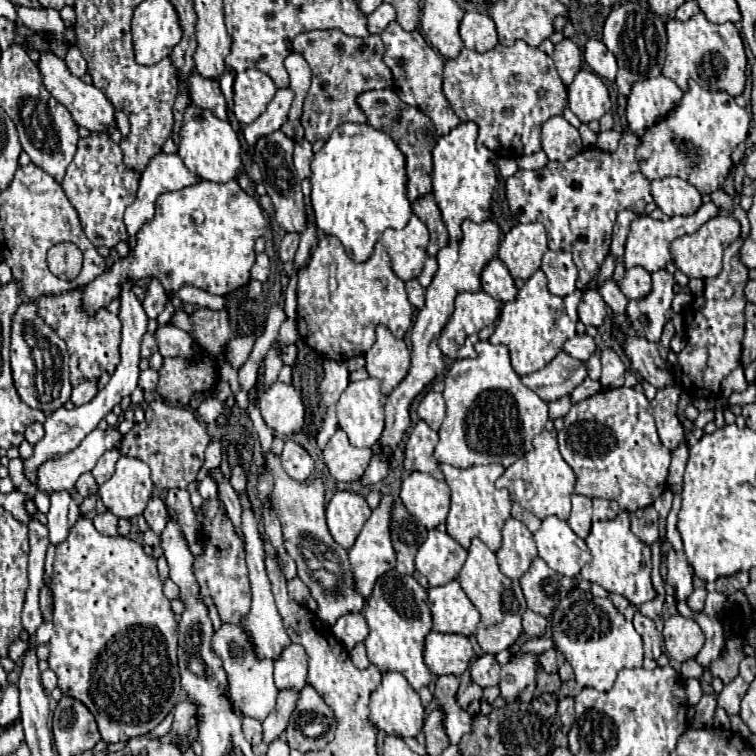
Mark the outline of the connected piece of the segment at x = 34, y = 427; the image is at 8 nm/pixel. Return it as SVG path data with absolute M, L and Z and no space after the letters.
M32 423L32 425L26 429L26 441L28 441L30 445L36 445L42 437L44 437L44 427L42 427L42 423Z

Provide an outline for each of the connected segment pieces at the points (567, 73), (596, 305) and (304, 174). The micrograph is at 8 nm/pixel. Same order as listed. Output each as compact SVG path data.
M564 39L562 43L554 45L552 59L556 63L556 69L558 69L562 83L568 87L572 83L572 79L576 77L576 73L580 71L580 65L582 65L580 49L570 39Z
M586 289L578 303L578 317L584 325L600 327L606 317L606 303L596 289Z
M302 139L296 149L294 149L294 167L296 167L296 174L300 179L310 178L311 168L310 164L314 159L314 151L312 151L312 143L308 139Z

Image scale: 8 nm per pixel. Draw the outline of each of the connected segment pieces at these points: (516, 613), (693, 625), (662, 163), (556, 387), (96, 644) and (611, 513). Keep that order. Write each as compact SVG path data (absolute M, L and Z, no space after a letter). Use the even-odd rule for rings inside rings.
M478 539L472 541L472 545L468 549L466 565L464 565L458 581L460 581L462 589L466 591L468 599L480 611L476 639L478 639L478 645L484 649L484 653L496 655L504 649L510 649L516 643L516 639L522 635L522 615L526 611L526 601L524 601L524 595L522 595L522 589L518 587L518 583L508 579L498 569L496 555L482 541L478 541Z
M674 615L664 623L663 643L670 659L684 663L702 649L704 633L696 621L684 619L682 615Z
M690 81L690 91L684 93L674 113L668 113L666 119L662 119L658 125L646 131L636 151L636 159L640 163L642 173L650 181L676 175L686 179L700 193L712 193L716 189L722 189L732 167L730 153L738 143L746 141L748 127L750 113L738 107L734 97L722 91L718 93L704 91L700 85L694 85L694 81ZM680 141L688 143L692 149L698 149L698 159L680 153L678 151Z
M560 351L544 369L522 377L522 383L532 389L542 401L558 401L570 395L588 377L586 363Z
M80 517L74 529L70 529L70 537L56 547L50 589L54 597L54 635L48 641L48 665L58 675L62 693L76 697L92 711L106 743L150 733L180 699L176 663L178 623L170 601L162 593L154 557L148 557L140 543L122 535L106 537L96 531L90 517Z
M592 499L594 503L594 519L614 519L620 515L620 507L616 501L608 499Z

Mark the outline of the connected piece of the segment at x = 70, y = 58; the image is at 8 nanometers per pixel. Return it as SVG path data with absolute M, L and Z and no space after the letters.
M72 45L72 47L68 49L64 61L66 61L68 69L76 77L81 78L87 72L87 62L84 61L84 57L82 57L82 53L80 53L80 49L78 49L76 45Z

